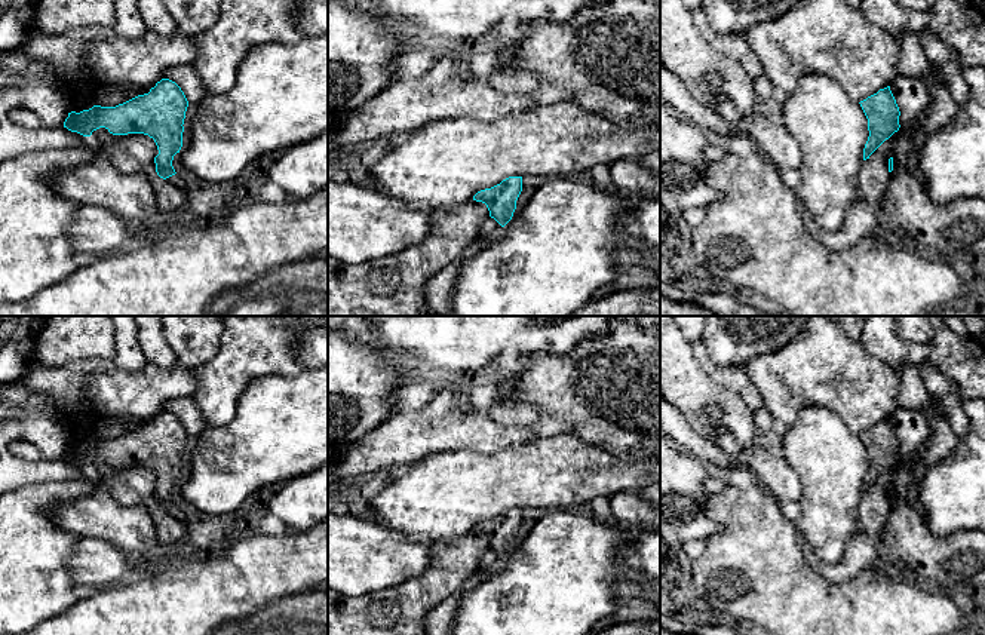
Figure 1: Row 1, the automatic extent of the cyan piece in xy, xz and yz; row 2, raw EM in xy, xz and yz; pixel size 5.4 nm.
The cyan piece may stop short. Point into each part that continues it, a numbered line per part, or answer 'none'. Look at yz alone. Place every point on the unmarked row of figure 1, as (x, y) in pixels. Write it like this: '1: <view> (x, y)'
none

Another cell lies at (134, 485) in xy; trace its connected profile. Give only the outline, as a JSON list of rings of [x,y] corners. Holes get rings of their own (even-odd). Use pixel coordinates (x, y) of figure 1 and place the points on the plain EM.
[[[99,460],[92,467],[104,481],[111,497],[123,506],[145,506],[156,519],[156,536],[162,552],[169,552],[184,542],[184,522],[166,515],[156,504],[156,475],[144,466],[113,467]]]

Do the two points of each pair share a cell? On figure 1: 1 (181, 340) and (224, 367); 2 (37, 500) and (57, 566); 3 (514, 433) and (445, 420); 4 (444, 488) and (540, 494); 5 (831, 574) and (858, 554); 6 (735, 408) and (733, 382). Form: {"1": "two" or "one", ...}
{"1": "two", "2": "one", "3": "one", "4": "one", "5": "one", "6": "two"}

